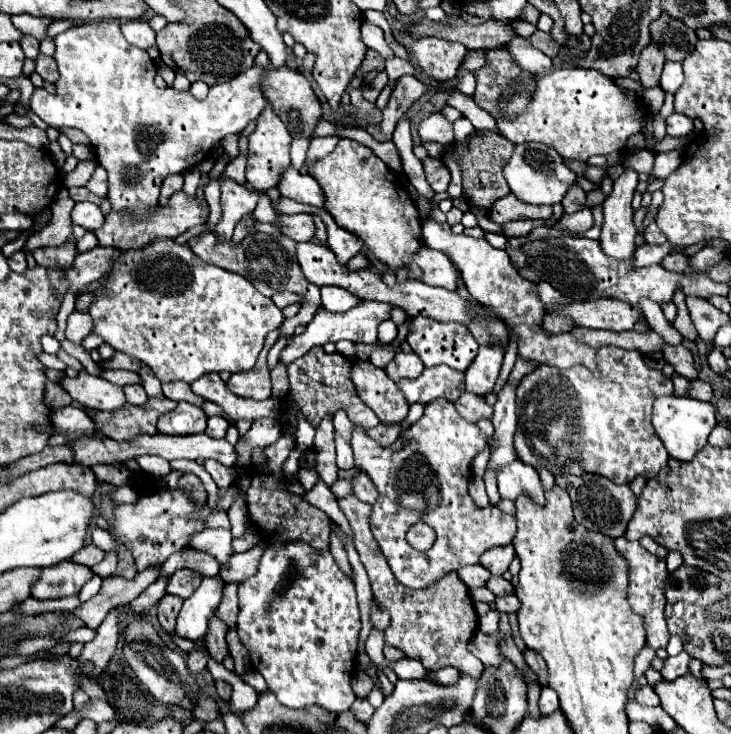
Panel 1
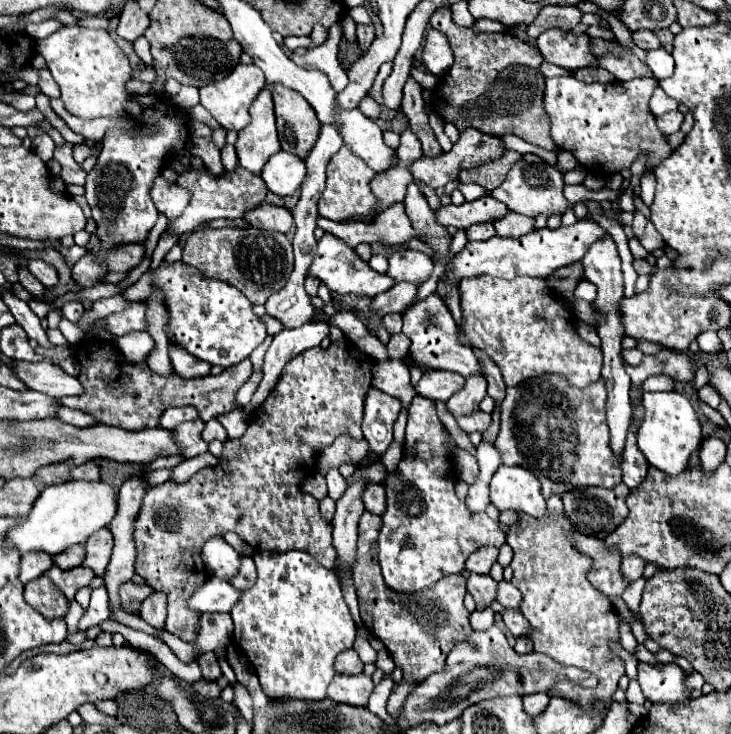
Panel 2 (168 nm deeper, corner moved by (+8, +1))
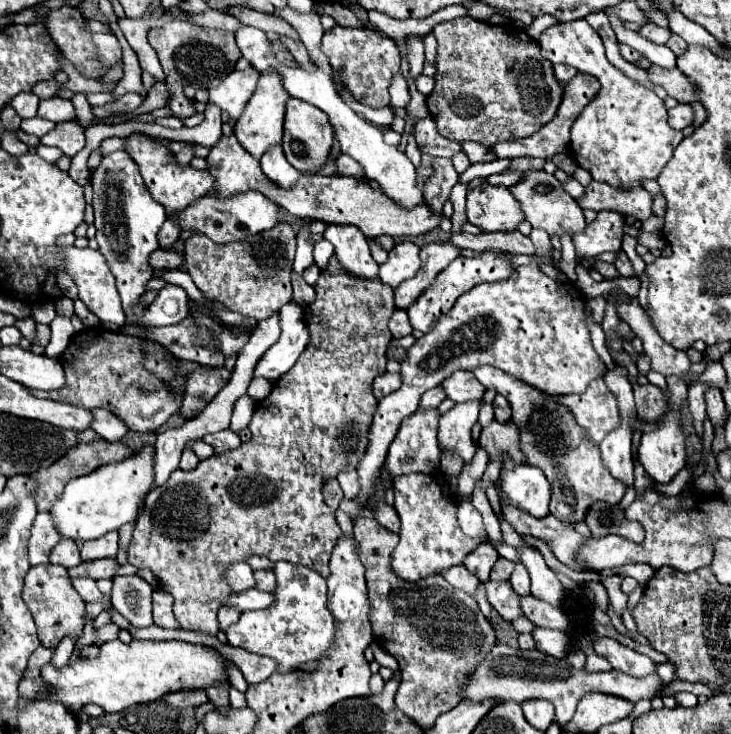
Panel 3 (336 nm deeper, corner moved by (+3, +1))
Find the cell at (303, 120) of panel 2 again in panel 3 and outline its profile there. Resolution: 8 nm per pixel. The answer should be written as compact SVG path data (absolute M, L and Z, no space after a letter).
M287 99L287 111L285 111L285 133L283 133L283 143L281 143L287 161L299 169L301 173L311 173L317 171L329 157L329 151L333 147L333 129L329 125L329 119L325 113L307 101L301 99Z

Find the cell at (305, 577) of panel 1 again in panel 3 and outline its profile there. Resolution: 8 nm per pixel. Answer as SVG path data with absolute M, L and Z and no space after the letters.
M277 561L273 573L277 577L273 605L261 611L243 611L239 621L231 625L225 635L229 645L271 657L279 673L291 673L299 671L303 663L321 659L329 651L335 641L337 625L327 607L327 581L321 573L291 561Z

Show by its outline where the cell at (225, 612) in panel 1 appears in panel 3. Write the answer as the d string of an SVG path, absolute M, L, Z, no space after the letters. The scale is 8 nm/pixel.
M221 607L219 609L219 629L227 631L229 625L233 625L239 619L239 615L241 615L241 611L235 607Z

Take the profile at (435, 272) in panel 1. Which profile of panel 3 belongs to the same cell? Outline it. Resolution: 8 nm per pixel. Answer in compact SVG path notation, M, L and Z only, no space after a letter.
M399 243L389 251L389 259L381 265L379 279L395 289L401 281L411 279L419 267L419 247L415 243Z

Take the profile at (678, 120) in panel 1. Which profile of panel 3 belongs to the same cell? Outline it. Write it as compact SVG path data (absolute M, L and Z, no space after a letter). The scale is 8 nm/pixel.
M677 105L675 109L669 109L669 125L673 129L685 129L693 121L693 109L691 105Z

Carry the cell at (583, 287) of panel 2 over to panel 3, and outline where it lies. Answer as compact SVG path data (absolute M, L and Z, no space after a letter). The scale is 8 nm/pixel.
M602 296L590 299L588 301L589 308L591 309L593 320L596 323L601 324L604 313L605 313L605 307L606 307L606 299Z

